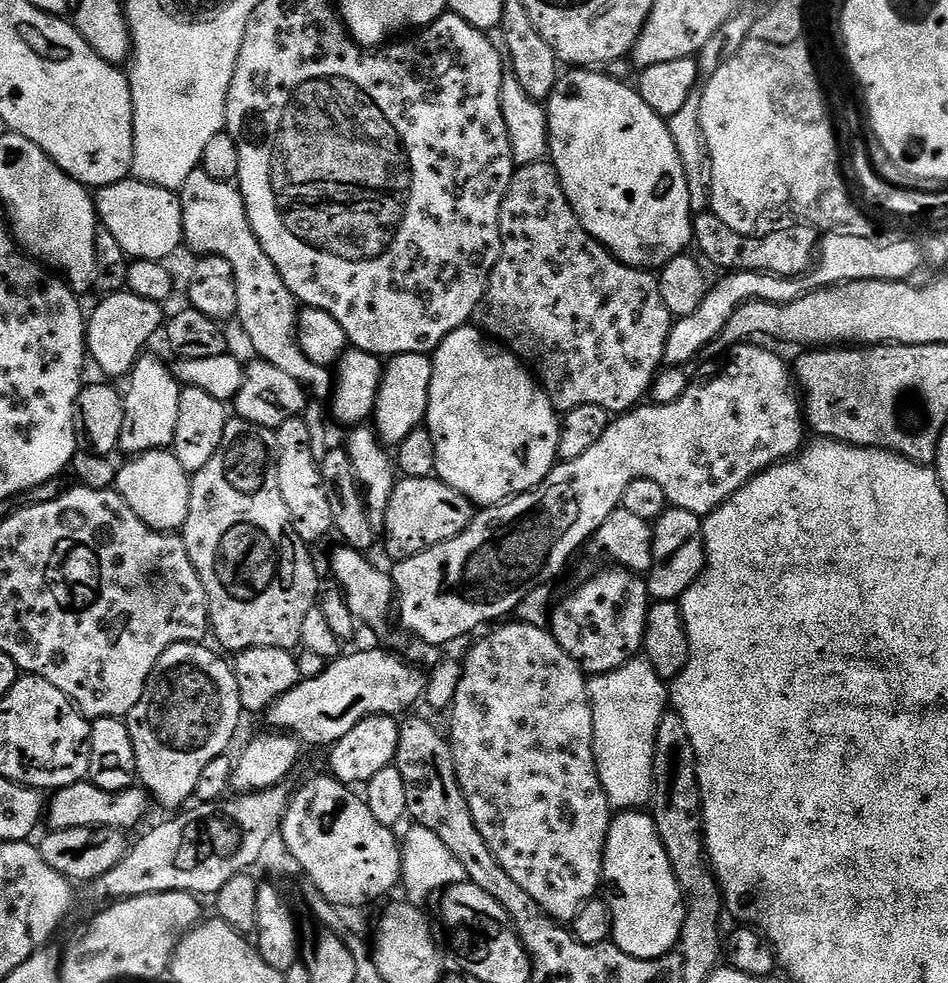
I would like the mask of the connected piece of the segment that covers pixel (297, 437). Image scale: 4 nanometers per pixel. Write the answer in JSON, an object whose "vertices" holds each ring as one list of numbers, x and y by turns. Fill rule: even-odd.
{"vertices":[[304,416,290,418,282,422,282,426,275,428,270,447,274,457,278,490,282,494,282,502,286,502,286,510,290,514,296,537,309,546,315,545,315,540,322,539,327,532,331,533,333,526,328,487,322,482,320,462,314,460,310,450,310,429,306,426]]}

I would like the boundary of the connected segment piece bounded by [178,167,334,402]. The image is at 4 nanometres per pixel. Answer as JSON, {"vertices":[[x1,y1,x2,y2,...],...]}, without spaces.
{"vertices":[[199,167,193,169,190,178,186,178,178,195,186,248,196,252,197,257,221,256,230,262,238,286,236,320,248,335,255,355,270,362,270,366,278,366,282,374,290,374,290,378,294,378,294,382,301,384,304,391,317,401,327,401,334,387,333,373,306,358,298,335,298,301,286,282,282,282,282,274,278,274,274,262,270,262,266,250,262,250,258,238,252,233,239,187,232,182,210,178,210,174]]}

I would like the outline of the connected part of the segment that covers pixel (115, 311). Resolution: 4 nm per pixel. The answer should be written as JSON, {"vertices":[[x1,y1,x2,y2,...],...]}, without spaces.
{"vertices":[[113,292,105,295,86,320,86,352,108,376,127,377,144,348,152,340,152,335,161,331,166,320,165,309,146,298,138,298,133,292]]}

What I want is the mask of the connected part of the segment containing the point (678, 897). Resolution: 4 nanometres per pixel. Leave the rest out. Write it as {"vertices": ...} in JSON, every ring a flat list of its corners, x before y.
{"vertices":[[644,810,616,812,604,847,604,880,612,883,611,939,639,960,657,960,679,945,686,915,684,891,658,838,656,823]]}

